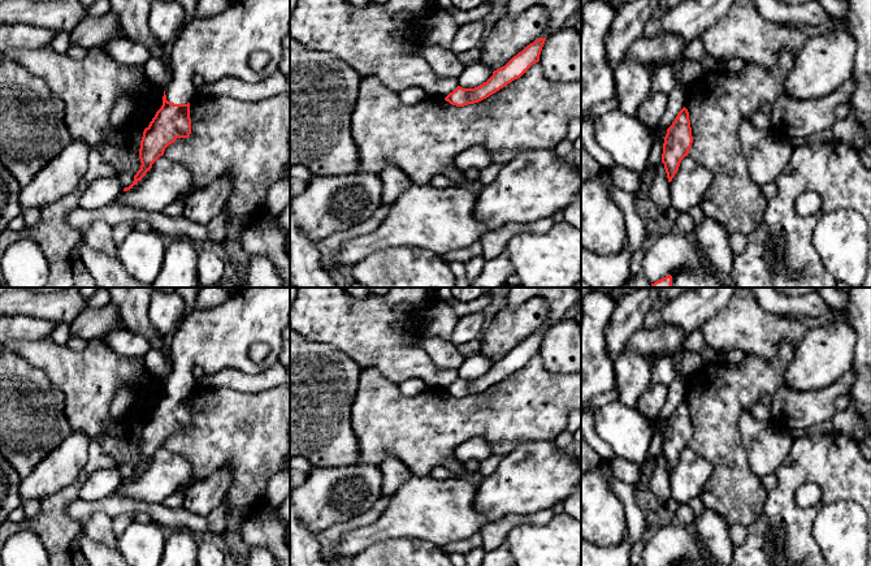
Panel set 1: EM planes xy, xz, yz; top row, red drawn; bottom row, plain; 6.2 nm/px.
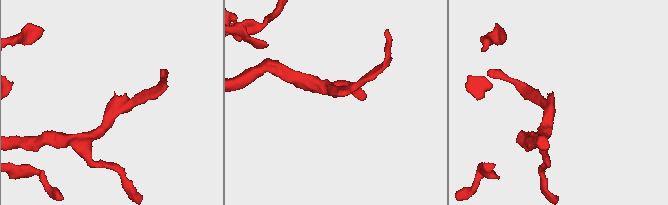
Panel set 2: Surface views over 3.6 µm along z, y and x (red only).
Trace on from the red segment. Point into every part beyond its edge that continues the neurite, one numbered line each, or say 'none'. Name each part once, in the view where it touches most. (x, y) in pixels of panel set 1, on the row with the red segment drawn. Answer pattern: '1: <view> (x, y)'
1: xy (216, 47)

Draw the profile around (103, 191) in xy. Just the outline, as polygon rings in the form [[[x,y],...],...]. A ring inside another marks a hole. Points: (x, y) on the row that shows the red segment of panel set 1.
[[[118,176],[92,181],[83,195],[79,206],[86,209],[98,209],[113,203],[124,187]]]

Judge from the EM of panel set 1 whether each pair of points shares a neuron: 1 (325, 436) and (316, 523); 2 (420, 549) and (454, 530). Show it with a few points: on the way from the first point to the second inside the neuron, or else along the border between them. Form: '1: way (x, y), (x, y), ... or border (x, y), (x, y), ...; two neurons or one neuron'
1: border (351, 465), (313, 467); two neurons
2: border (402, 536), (429, 540), (440, 547); two neurons

